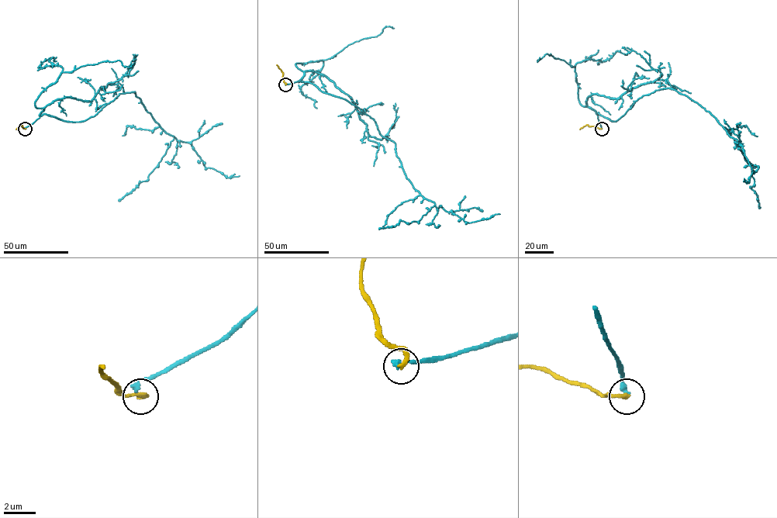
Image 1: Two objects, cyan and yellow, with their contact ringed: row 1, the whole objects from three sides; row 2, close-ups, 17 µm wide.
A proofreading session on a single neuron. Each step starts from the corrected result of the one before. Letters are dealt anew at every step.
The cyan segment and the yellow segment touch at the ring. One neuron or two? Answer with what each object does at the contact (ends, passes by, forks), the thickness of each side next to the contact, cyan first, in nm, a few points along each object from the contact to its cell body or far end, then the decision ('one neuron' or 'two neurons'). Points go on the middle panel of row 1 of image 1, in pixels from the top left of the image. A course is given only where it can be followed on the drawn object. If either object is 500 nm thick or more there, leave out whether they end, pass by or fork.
cyan ends there; yellow ends there; 300 nm thick on the cyan side, 300 nm on the other; cyan runs (285, 84), (310, 82), (369, 115), (380, 134), (395, 143), (412, 187), (434, 204), (417, 221), (378, 229); yellow runs (285, 84), (283, 73), (276, 65); two neurons

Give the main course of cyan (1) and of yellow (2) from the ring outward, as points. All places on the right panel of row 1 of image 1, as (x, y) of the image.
1: (601, 129), (599, 112), (615, 121), (641, 96), (675, 89), (736, 142), (751, 167), (760, 207)
2: (601, 129), (586, 125), (580, 129)

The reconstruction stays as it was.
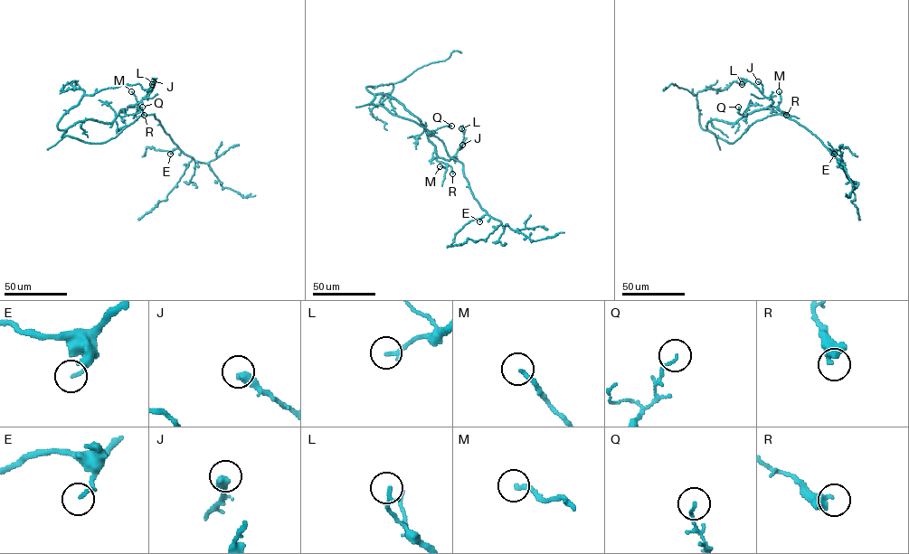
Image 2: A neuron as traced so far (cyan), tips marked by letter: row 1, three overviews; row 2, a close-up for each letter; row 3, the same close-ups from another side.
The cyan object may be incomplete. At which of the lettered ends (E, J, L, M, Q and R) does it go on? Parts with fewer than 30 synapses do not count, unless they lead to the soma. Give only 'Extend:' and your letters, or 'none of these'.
Extend: none of these

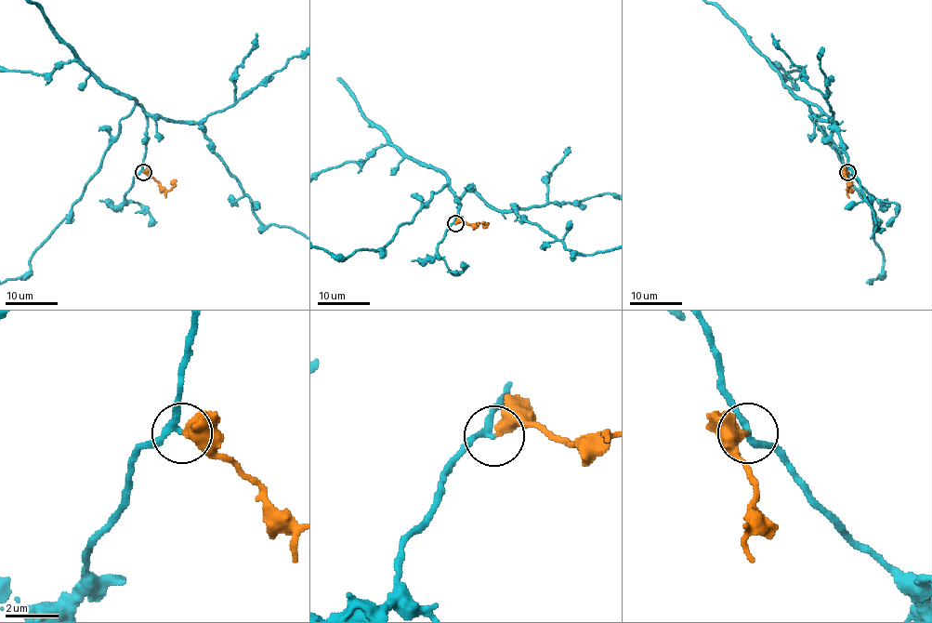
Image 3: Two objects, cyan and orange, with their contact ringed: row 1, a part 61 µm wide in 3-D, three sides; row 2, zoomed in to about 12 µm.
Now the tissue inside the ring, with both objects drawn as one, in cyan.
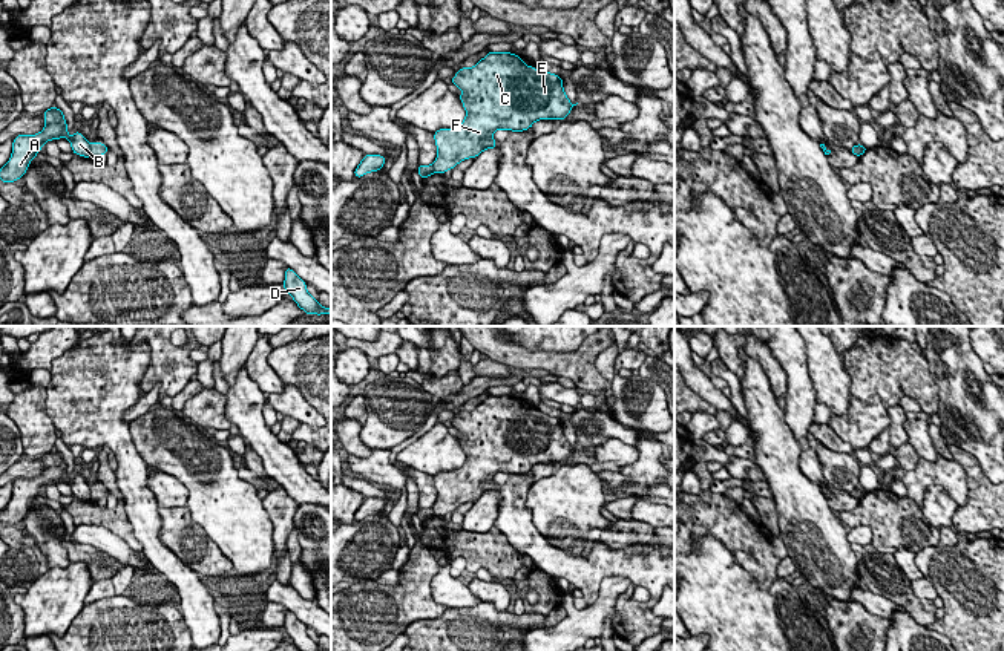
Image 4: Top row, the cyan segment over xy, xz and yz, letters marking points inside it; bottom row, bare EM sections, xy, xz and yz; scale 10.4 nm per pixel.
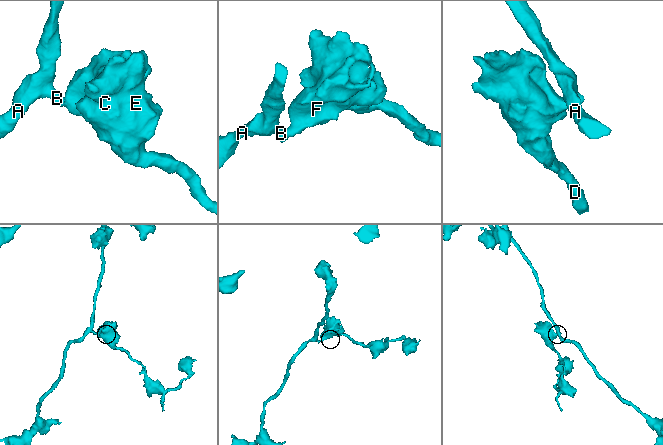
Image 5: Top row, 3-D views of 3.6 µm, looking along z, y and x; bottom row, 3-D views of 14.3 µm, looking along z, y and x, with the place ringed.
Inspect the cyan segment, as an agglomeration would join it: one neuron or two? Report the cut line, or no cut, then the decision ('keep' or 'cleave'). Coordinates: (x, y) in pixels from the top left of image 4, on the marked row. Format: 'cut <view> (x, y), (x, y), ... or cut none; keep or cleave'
cut xy (92, 144), (89, 155); cleave

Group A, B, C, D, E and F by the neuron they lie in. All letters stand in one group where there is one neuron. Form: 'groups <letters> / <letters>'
groups A B / C D E F

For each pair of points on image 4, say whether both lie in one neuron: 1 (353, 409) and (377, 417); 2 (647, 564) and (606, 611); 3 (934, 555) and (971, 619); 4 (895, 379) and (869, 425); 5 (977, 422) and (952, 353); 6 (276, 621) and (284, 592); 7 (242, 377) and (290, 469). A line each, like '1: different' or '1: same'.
1: different
2: different
3: same
4: same
5: same
6: different
7: same

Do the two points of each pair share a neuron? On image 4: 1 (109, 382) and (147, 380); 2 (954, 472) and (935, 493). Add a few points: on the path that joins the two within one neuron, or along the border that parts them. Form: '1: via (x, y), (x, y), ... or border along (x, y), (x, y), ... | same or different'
1: border along (149, 345), (149, 365), (140, 382), (140, 389) | different
2: border along (958, 506), (940, 486), (929, 486), (920, 507) | different

